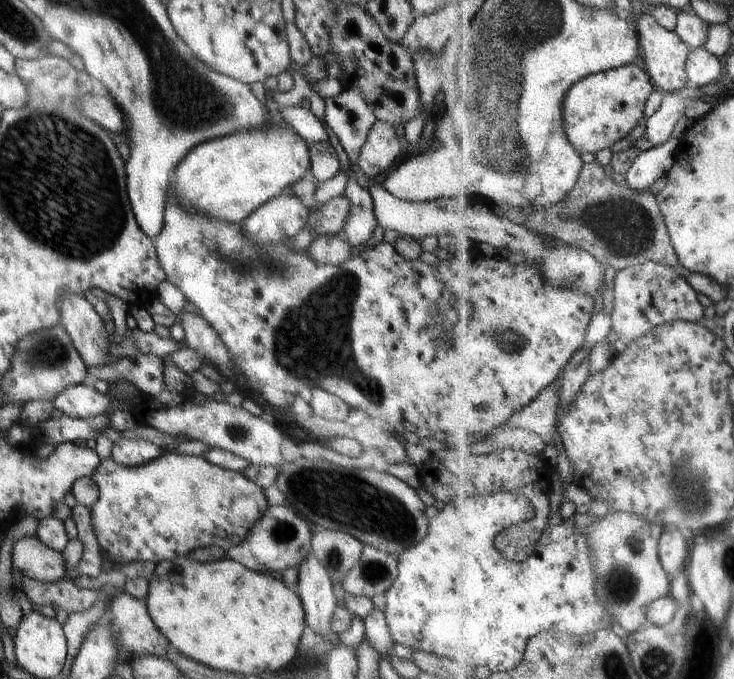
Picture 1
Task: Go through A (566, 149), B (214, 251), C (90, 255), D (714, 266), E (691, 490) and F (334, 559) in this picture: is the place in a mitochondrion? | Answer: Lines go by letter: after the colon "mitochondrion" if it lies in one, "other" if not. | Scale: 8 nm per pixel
A: other
B: mitochondrion
C: mitochondrion
D: other
E: mitochondrion
F: mitochondrion

